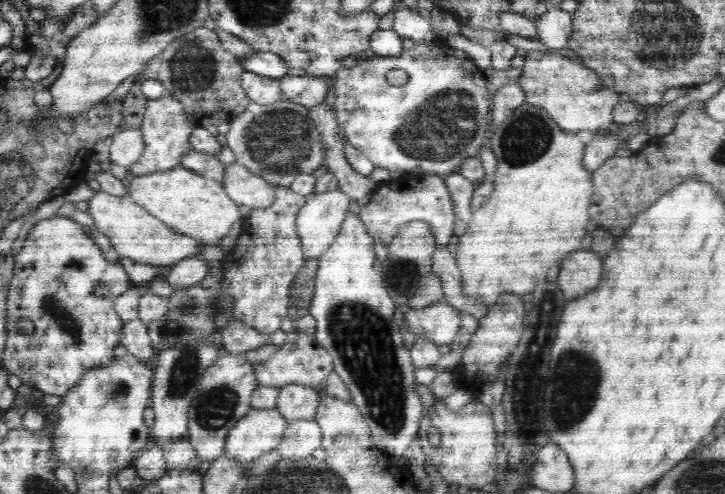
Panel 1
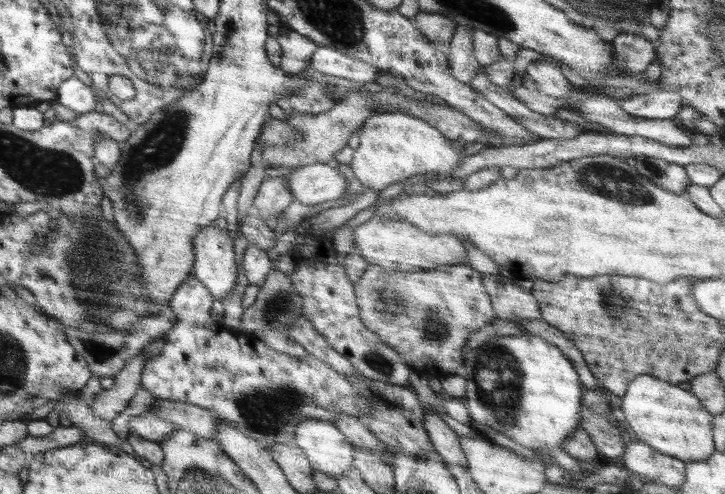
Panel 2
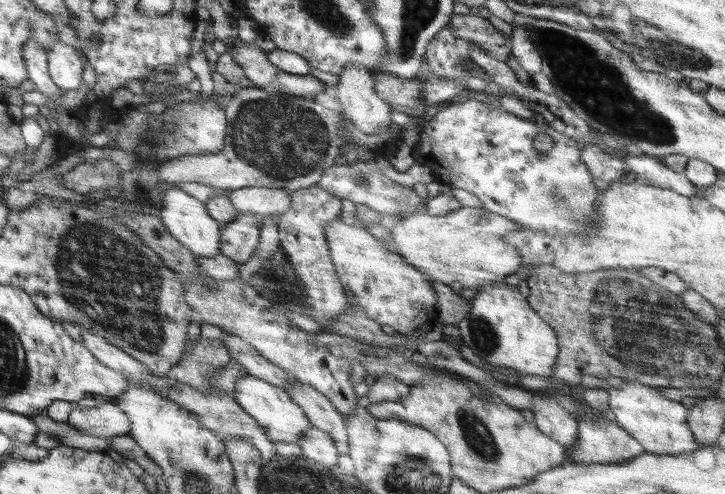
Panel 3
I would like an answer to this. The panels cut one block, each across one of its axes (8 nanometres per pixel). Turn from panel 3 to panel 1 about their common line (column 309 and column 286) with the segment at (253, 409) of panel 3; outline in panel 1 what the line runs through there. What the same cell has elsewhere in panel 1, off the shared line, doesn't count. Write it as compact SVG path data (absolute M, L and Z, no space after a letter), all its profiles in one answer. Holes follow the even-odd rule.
M276 407L250 409L228 432L224 455L249 463L276 448L286 428L288 421Z

